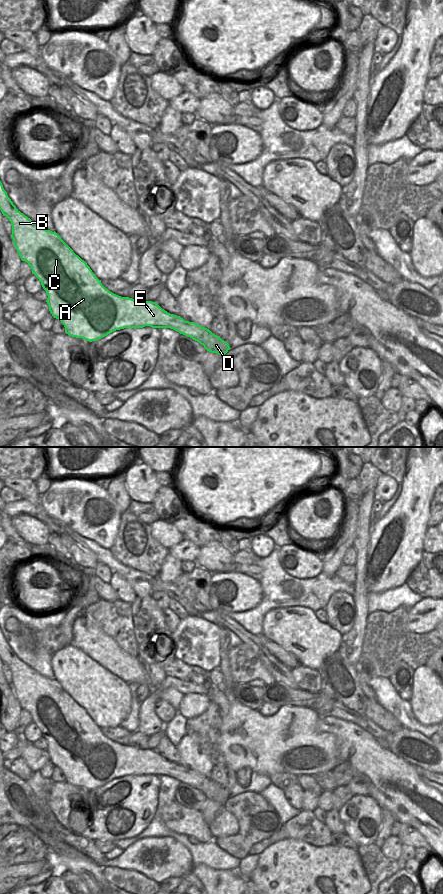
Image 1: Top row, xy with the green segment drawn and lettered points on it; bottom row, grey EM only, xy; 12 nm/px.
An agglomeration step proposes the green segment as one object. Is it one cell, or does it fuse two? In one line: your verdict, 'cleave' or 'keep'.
keep

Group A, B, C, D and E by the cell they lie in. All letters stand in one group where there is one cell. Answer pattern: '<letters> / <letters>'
A B C D E

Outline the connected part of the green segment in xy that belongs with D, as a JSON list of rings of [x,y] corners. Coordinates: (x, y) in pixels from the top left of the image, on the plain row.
[[[0,629],[0,658],[12,673],[13,692],[22,709],[28,711],[47,741],[47,752],[52,764],[61,769],[65,781],[89,790],[97,789],[108,782],[124,776],[170,776],[199,790],[204,796],[224,805],[231,797],[229,792],[209,777],[195,770],[185,769],[170,762],[156,750],[138,749],[121,745],[106,737],[87,711],[54,679],[46,678],[21,661],[8,645]]]

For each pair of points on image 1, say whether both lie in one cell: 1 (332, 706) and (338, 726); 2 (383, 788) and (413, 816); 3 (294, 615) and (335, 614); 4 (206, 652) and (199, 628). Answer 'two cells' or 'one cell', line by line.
1: two cells
2: one cell
3: two cells
4: one cell

